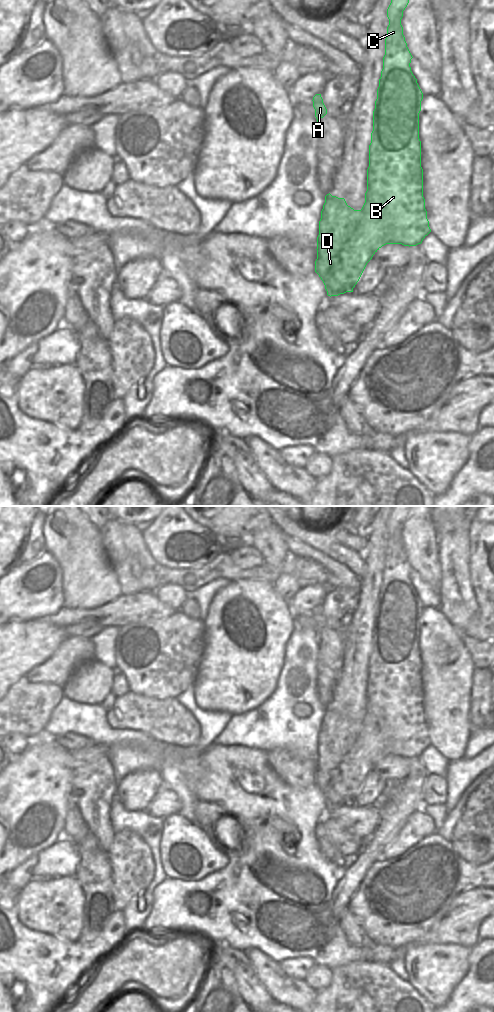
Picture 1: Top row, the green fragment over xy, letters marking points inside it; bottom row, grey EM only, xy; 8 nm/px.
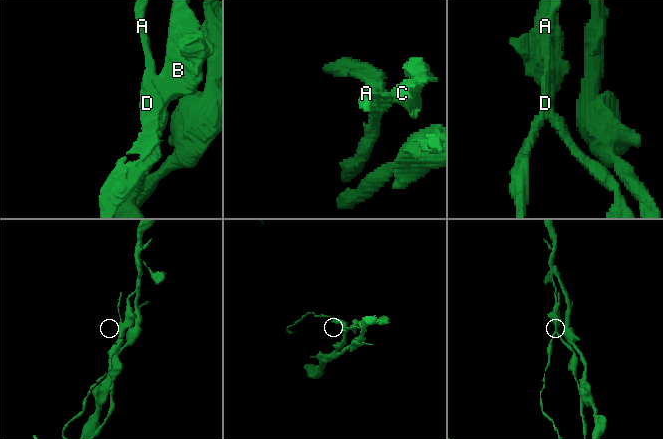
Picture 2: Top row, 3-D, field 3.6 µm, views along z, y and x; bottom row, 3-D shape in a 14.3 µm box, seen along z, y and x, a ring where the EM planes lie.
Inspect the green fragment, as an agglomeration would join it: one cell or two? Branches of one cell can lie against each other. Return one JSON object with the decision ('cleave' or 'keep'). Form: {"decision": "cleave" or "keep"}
{"decision": "cleave"}

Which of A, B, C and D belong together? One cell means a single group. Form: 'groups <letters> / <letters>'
groups A D / B C

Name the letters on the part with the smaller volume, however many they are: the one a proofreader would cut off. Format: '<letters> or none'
A, D

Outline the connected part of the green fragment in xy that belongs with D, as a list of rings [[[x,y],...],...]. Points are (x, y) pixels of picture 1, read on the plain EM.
[[[325,708],[325,715],[319,733],[317,749],[317,771],[315,784],[325,797],[328,808],[353,804],[341,781],[341,769],[353,766],[348,755],[357,741],[362,722],[354,722],[344,710]]]

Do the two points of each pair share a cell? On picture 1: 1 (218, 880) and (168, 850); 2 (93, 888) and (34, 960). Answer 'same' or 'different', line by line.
1: different
2: different

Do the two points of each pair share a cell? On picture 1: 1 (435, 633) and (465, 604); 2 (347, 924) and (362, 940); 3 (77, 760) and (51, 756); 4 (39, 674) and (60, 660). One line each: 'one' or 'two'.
1: two
2: one
3: two
4: one

